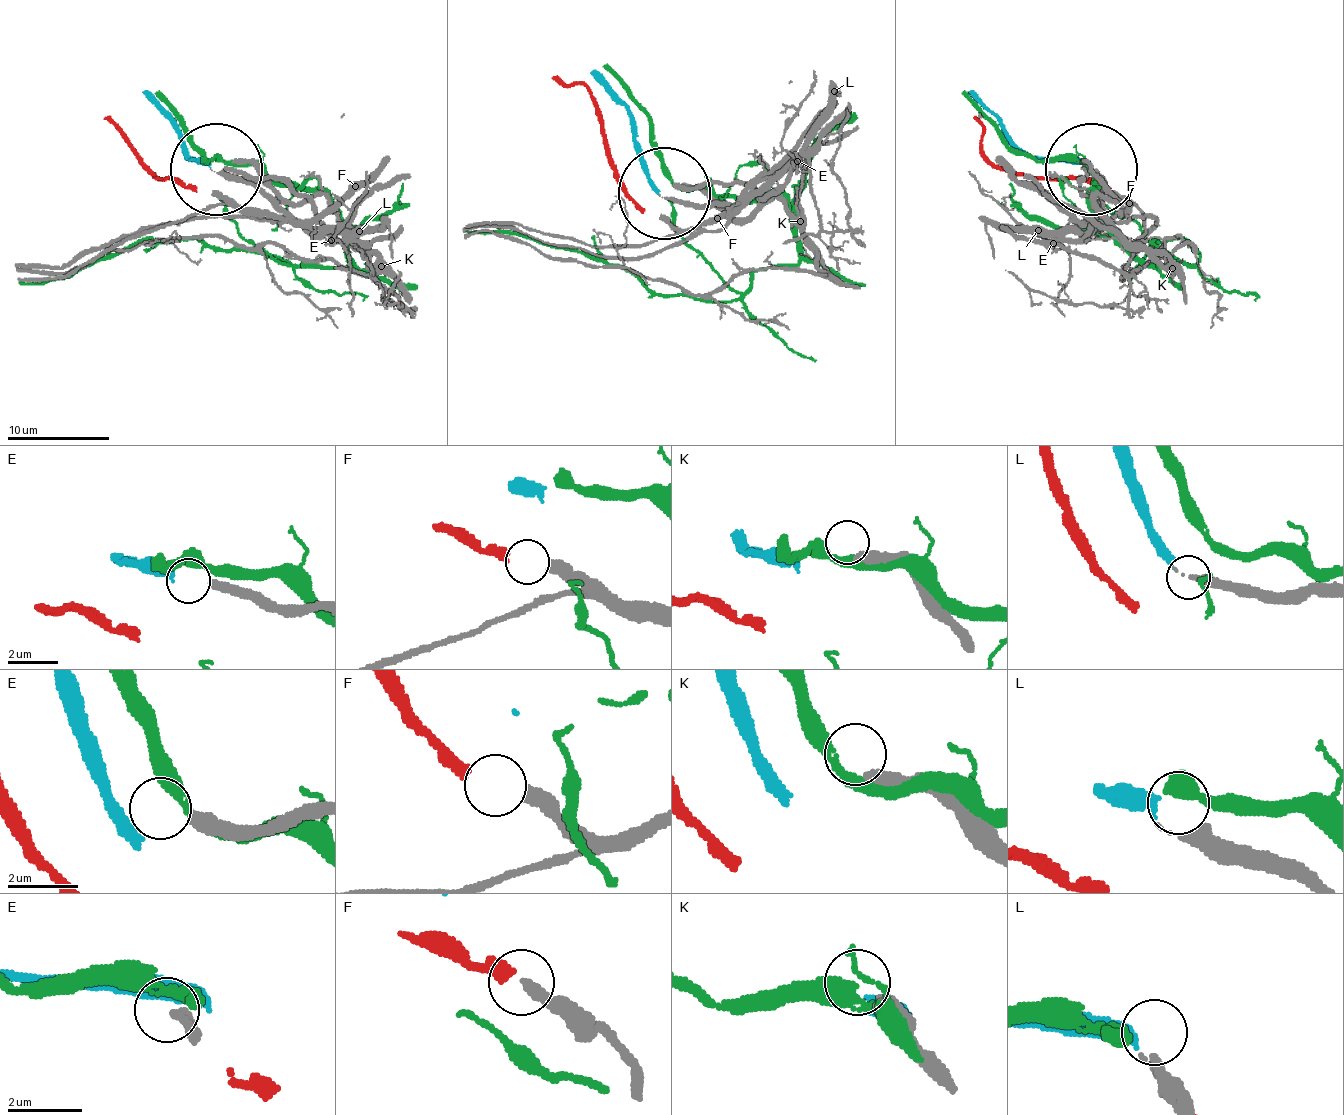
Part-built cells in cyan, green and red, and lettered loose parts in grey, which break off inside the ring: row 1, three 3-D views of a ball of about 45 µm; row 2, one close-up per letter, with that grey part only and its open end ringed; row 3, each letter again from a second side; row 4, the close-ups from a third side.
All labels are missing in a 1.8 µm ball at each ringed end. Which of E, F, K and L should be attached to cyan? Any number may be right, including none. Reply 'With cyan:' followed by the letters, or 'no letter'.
With cyan: L

